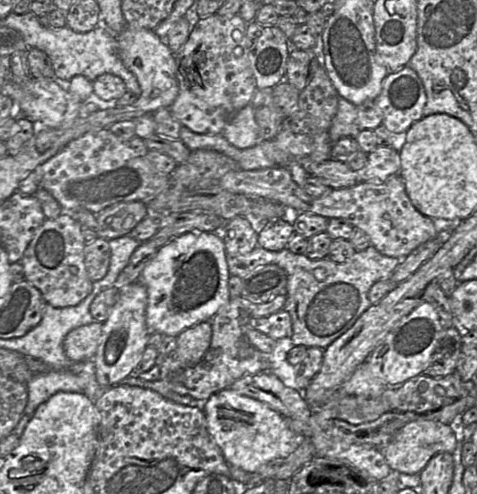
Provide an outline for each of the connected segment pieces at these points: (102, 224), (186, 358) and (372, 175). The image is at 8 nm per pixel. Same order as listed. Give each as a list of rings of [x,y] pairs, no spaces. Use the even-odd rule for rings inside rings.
[[[144,201],[120,202],[95,215],[98,237],[110,241],[128,236],[148,216],[148,208]]]
[[[208,321],[187,328],[177,336],[172,355],[181,365],[191,367],[199,363],[209,349],[212,326]]]
[[[377,147],[368,154],[365,167],[355,171],[358,182],[382,183],[395,174],[400,174],[400,155],[392,147]]]

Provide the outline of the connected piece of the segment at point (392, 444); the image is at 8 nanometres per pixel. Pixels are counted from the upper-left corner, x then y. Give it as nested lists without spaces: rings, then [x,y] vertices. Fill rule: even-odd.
[[[415,420],[398,430],[384,448],[377,449],[384,450],[384,458],[391,470],[419,475],[434,455],[441,452],[452,454],[456,444],[456,433],[449,425],[439,421]]]

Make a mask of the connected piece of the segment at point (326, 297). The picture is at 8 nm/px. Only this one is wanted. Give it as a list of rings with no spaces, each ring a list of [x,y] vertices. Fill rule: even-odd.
[[[372,245],[356,252],[344,263],[327,258],[310,260],[287,249],[272,252],[257,246],[251,252],[231,257],[226,255],[229,273],[246,278],[258,267],[275,264],[287,273],[286,302],[283,310],[291,317],[294,346],[317,347],[324,351],[331,343],[350,329],[357,319],[372,305],[368,299],[370,288],[378,281],[388,280],[400,261],[384,256]]]

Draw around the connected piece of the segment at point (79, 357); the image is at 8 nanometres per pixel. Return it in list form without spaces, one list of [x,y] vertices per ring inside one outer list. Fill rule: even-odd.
[[[96,321],[71,330],[63,341],[65,355],[74,363],[92,360],[102,331],[103,323]]]

